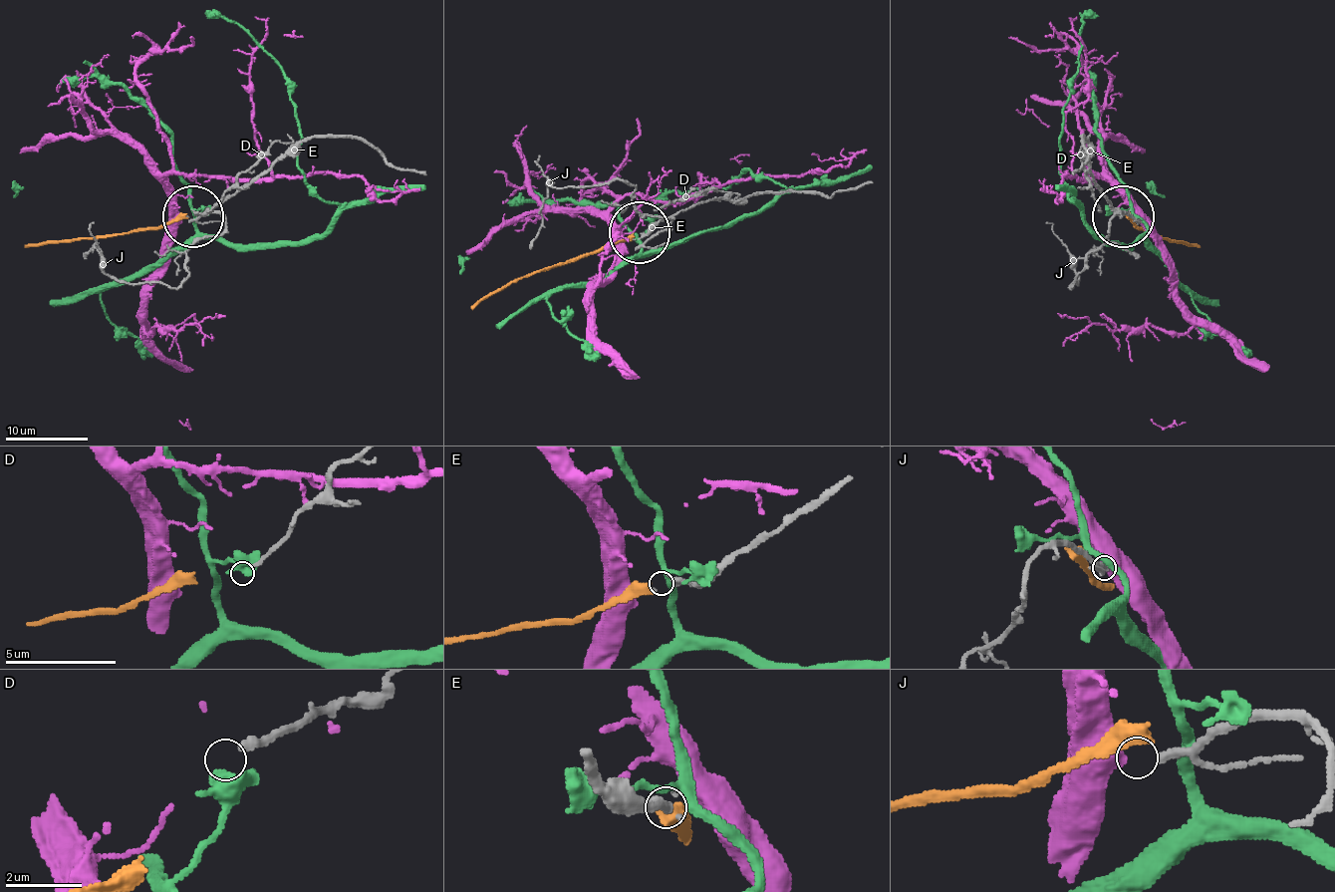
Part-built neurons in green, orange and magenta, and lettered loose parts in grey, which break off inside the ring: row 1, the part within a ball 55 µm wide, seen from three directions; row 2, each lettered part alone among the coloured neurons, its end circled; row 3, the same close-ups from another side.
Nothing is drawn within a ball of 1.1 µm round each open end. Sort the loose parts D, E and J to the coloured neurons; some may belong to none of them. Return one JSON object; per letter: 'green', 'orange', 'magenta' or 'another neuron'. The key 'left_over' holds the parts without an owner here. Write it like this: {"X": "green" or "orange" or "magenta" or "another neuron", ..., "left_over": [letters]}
{"D": "another neuron", "E": "orange", "J": "magenta", "left_over": ["D"]}

